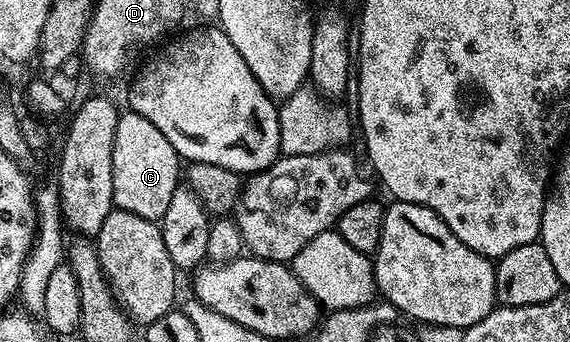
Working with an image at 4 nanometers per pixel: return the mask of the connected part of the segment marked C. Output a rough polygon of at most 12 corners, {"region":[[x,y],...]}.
{"region":[[120,112],[115,208],[162,221],[179,152],[145,115]]}

